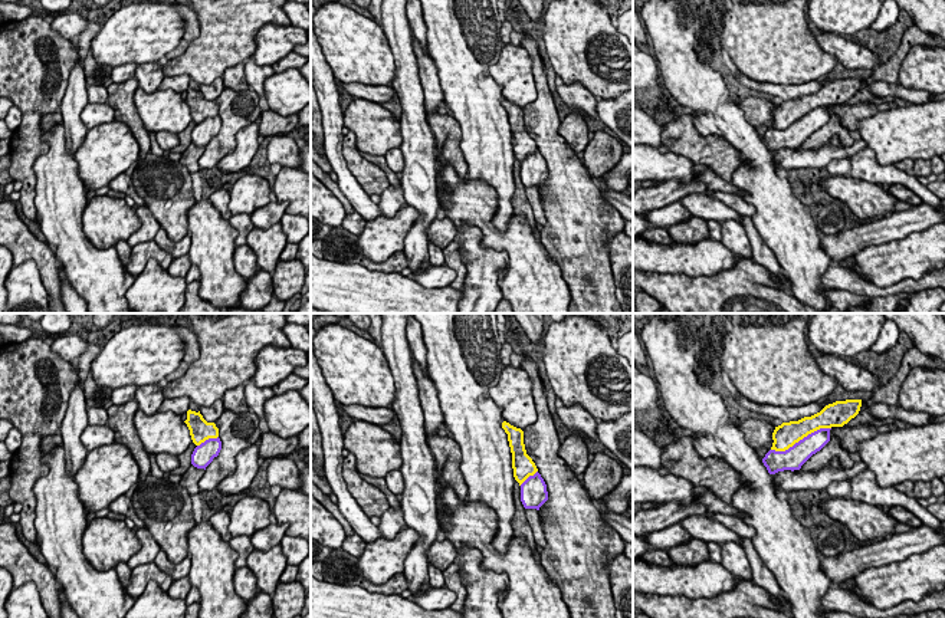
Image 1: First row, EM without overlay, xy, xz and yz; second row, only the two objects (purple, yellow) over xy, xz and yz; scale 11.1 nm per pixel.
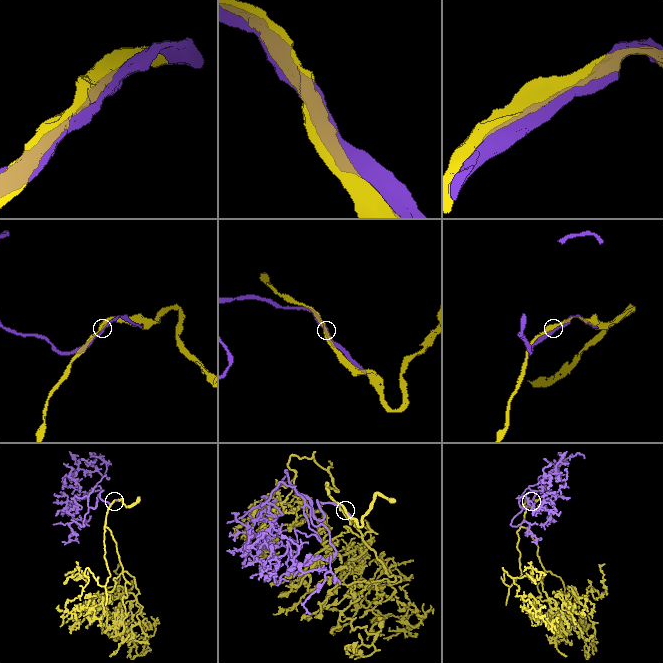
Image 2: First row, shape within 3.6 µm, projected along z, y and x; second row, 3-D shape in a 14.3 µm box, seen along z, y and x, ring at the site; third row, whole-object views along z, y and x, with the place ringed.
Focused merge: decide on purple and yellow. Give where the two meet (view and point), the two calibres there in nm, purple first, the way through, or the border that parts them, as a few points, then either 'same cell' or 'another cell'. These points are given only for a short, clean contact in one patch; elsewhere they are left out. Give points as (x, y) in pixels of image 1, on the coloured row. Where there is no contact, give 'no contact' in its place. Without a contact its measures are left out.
contact yz (800, 440); calibres 240 and 280 nm; same cell

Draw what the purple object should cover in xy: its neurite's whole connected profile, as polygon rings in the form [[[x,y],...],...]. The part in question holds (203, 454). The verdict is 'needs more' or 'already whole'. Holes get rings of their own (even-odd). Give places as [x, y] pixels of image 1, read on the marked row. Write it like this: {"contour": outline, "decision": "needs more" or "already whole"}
{"contour": [[[187,411],[184,421],[190,430],[193,443],[197,446],[191,454],[191,464],[197,469],[204,469],[219,456],[222,441],[219,438],[219,428],[214,423],[207,423],[203,415],[196,411]]], "decision": "needs more"}

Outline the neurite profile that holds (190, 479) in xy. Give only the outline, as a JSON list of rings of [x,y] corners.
[[[193,464],[187,469],[184,474],[181,474],[180,486],[183,486],[190,496],[198,494],[198,481],[204,474],[204,469],[197,469]]]

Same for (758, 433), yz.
[[[748,418],[736,425],[745,435],[747,443],[762,460],[772,447],[775,425],[764,420]]]

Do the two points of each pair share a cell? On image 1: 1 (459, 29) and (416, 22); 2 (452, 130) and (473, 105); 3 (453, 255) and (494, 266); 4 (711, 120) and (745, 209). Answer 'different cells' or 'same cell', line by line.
1: same cell
2: different cells
3: different cells
4: different cells

